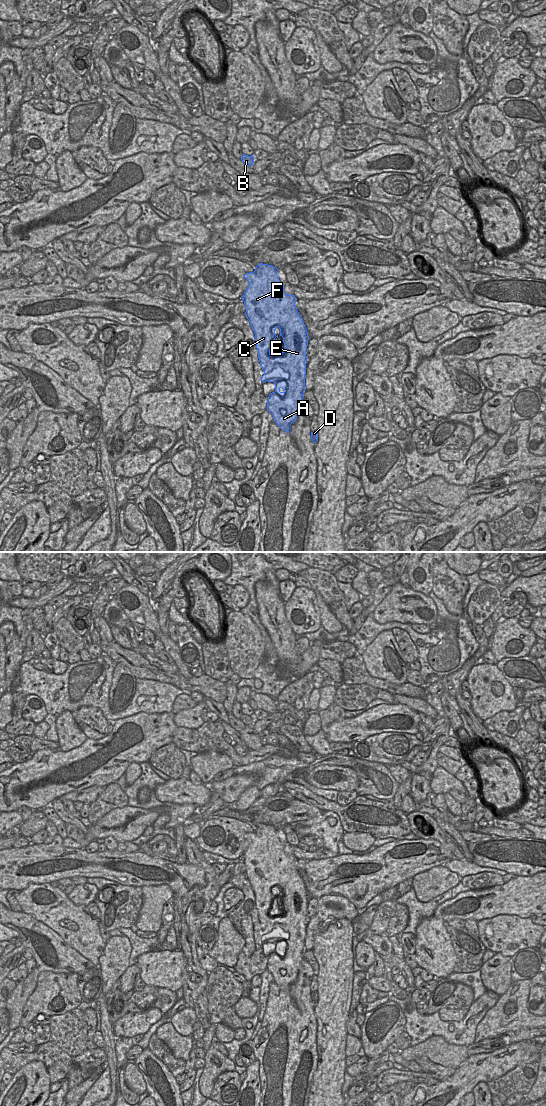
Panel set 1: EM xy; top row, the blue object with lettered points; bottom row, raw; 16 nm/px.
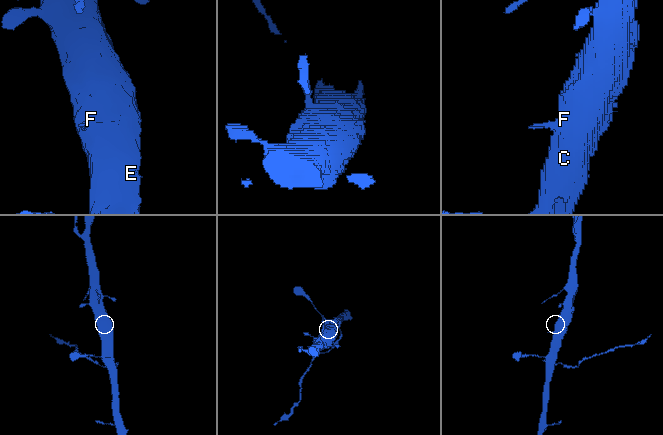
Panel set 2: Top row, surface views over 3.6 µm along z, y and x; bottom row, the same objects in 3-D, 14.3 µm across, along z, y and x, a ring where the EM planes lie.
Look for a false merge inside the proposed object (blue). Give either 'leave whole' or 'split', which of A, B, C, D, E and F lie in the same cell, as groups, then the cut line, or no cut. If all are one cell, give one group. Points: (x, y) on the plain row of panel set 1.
split; A B C E F / D; cut in xy along (311, 997), (315, 1002)

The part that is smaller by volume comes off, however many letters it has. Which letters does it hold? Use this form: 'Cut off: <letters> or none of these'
Cut off: D.

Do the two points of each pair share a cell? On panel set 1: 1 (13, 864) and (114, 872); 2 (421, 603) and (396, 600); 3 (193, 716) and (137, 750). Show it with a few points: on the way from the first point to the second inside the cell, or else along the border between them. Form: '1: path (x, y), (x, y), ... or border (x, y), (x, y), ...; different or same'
1: path (38, 861), (62, 857), (81, 859), (89, 863); same
2: path (415, 603), (402, 603); same
3: border (172, 715), (172, 720), (177, 726); different

